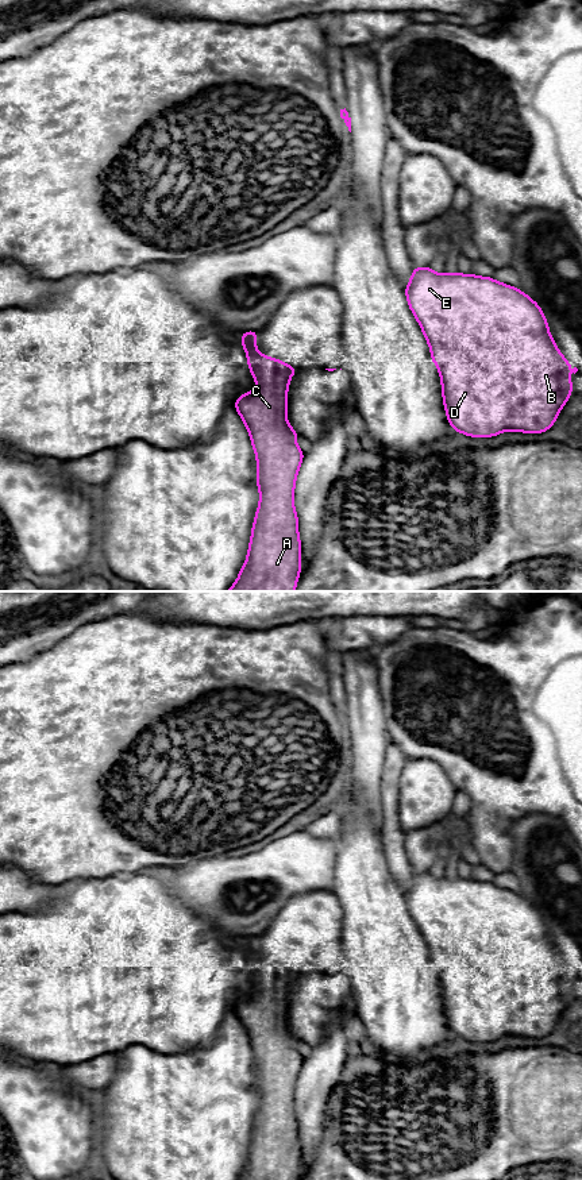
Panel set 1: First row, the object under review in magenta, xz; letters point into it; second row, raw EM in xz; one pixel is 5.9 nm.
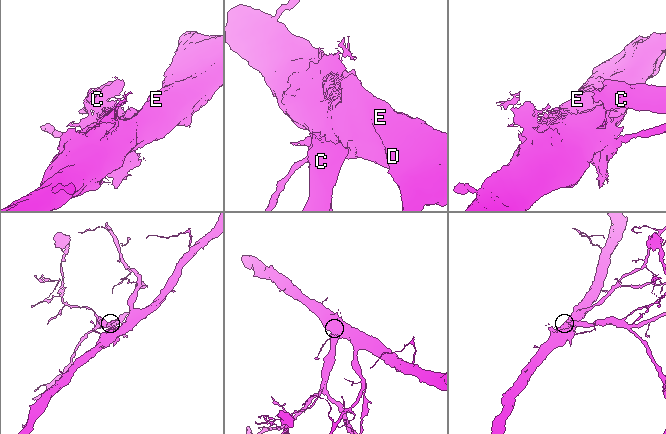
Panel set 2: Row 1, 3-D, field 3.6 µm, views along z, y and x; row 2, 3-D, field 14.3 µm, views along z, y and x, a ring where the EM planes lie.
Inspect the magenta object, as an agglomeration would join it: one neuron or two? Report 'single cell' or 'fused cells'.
fused cells

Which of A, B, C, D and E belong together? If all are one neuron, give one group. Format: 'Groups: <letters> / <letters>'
Groups: A C / B D E

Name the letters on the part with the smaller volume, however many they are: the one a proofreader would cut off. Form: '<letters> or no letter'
A, C

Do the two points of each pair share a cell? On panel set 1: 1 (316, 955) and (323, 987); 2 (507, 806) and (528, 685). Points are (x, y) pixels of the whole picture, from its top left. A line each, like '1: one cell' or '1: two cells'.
1: two cells
2: one cell

